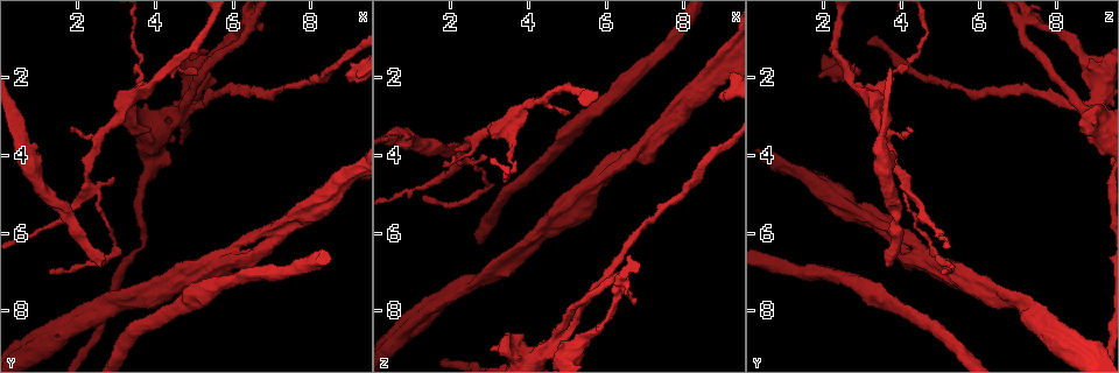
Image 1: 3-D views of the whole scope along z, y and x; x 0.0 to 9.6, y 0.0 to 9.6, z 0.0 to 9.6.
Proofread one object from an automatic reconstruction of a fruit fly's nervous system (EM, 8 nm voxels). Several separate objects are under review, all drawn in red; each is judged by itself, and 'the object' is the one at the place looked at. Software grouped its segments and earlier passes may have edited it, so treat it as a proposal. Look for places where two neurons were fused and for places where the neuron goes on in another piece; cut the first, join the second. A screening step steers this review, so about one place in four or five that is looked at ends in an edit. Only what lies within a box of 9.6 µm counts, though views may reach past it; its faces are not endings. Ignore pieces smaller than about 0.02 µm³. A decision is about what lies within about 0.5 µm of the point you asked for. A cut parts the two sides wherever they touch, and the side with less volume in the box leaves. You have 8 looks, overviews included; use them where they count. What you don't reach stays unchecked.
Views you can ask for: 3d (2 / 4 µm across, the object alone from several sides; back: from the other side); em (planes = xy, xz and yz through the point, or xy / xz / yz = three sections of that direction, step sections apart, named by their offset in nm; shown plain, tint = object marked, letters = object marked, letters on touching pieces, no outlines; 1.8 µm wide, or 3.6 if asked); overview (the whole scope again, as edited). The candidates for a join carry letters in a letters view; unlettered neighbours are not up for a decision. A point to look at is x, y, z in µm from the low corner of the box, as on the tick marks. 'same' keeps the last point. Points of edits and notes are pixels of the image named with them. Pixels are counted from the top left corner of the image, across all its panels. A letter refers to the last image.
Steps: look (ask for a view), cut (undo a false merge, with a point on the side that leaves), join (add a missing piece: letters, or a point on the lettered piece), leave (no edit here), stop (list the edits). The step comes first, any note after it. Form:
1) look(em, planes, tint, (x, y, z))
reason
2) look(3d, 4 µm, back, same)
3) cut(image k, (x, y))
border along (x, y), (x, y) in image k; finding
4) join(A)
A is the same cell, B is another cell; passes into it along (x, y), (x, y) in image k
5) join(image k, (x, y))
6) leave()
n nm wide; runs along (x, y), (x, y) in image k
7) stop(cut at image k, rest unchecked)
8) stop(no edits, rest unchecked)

look(em, xy, step 16, plain, (2.75, 6.65, 3.60))
branch stops here

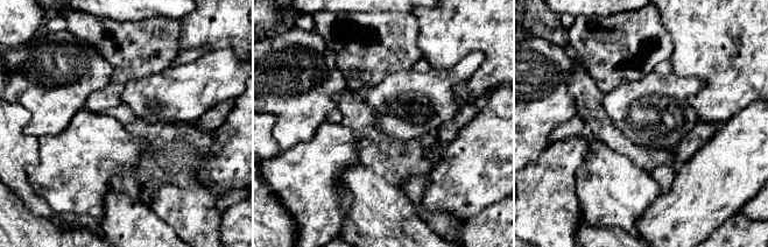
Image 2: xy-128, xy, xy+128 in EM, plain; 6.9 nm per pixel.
look(em, xy, step 16, letters, same)

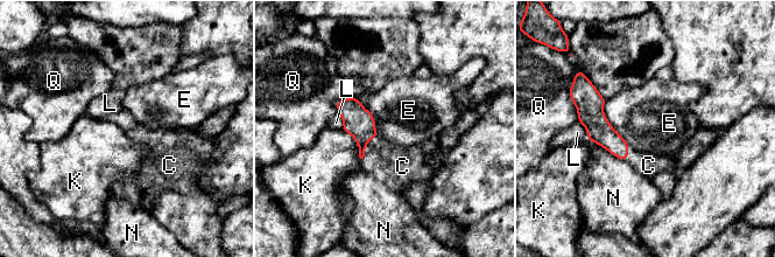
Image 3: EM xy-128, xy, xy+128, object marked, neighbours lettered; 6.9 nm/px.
join(C)
C is the same cell, E, K, L, N and Q are other cells; passes into it along (358, 122), (366, 144), (384, 160) in image 3; the neuron continues

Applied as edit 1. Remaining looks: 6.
look(em, xz, step 4, letters, (6.35, 0.80, 7.10))
closes a loop

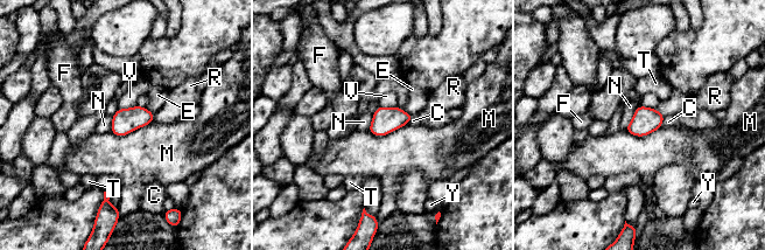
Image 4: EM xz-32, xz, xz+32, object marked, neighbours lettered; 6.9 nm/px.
leave()
170 nm wide; C, E, F, M, N, R, T, V and Y are other cells; border along (639, 104), (624, 130) in image 4; continuous, no second neuron

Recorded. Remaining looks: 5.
look(3d, 4 µm, (4.60, 2.85, 9.05))
small branch off a trunk

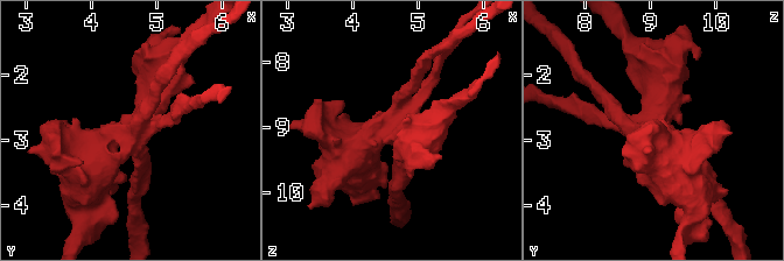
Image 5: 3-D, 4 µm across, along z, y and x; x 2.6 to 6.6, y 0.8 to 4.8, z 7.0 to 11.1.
look(em, planes, letters, (4.65, 2.85, 9.05))
shape alone is not enough

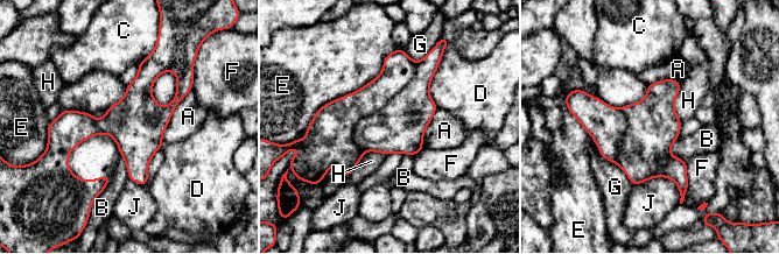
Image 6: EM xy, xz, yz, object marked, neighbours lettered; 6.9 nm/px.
leave()
380 nm wide; A, B, C, D, E, F, G, H and J are other cells; continuous, no second neuron

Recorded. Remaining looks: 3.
look(3d, 2 µm, (8.95, 2.05, 2.50))
end of a long branch

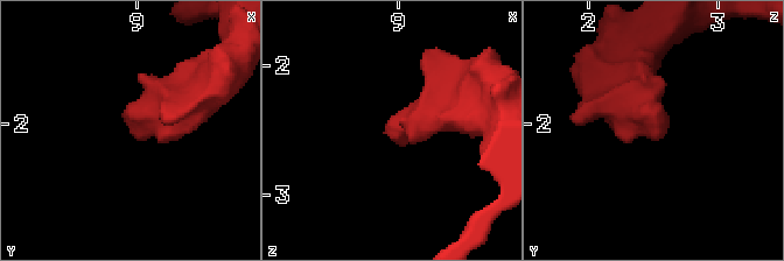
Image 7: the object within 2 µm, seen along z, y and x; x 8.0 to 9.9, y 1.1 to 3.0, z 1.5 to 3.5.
look(em, 3.6 µm, planes, letters, (8.96, 2.06, 2.54))

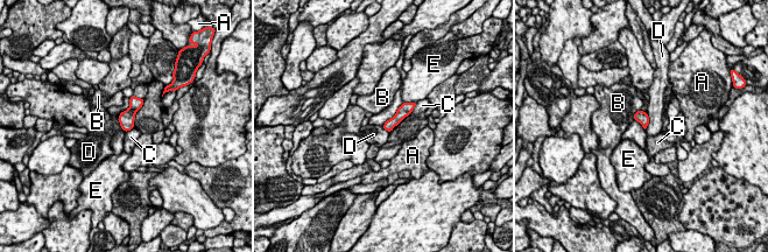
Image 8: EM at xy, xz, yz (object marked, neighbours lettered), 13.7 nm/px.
leave()
A, B, C, D and E are other cells; border along (647, 112), (648, 125), (645, 128) in image 8; no lettered piece goes on from it

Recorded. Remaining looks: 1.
stop(join at image 3, rest unchecked)

